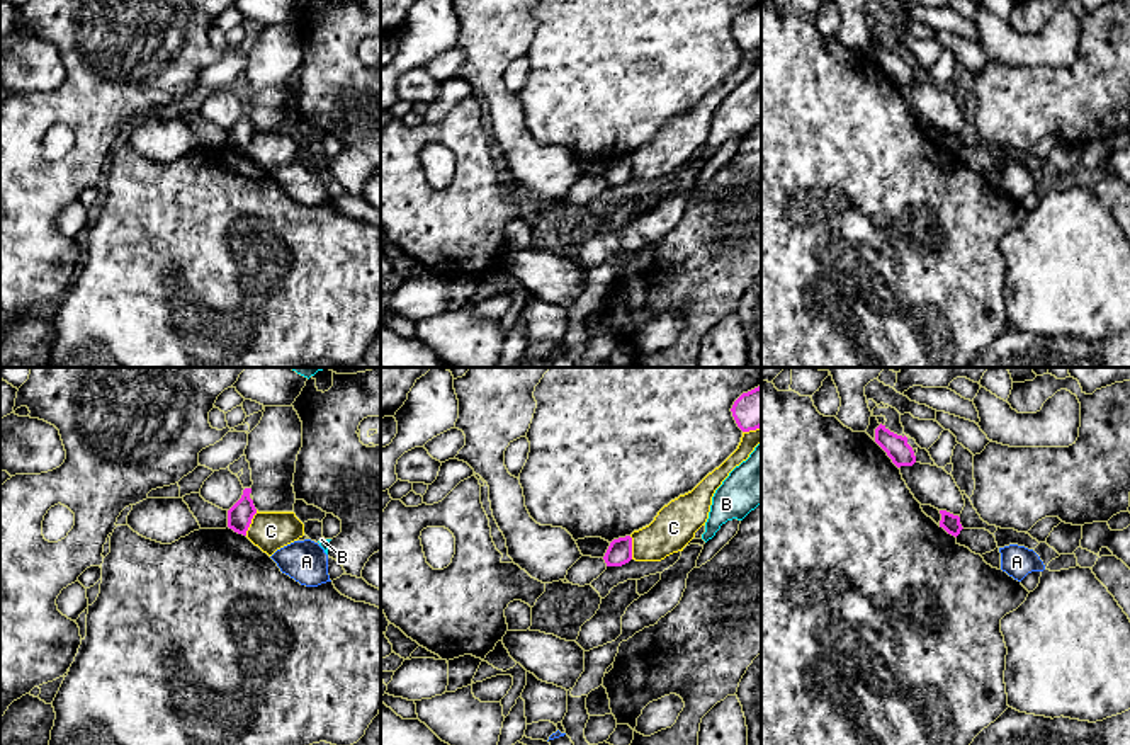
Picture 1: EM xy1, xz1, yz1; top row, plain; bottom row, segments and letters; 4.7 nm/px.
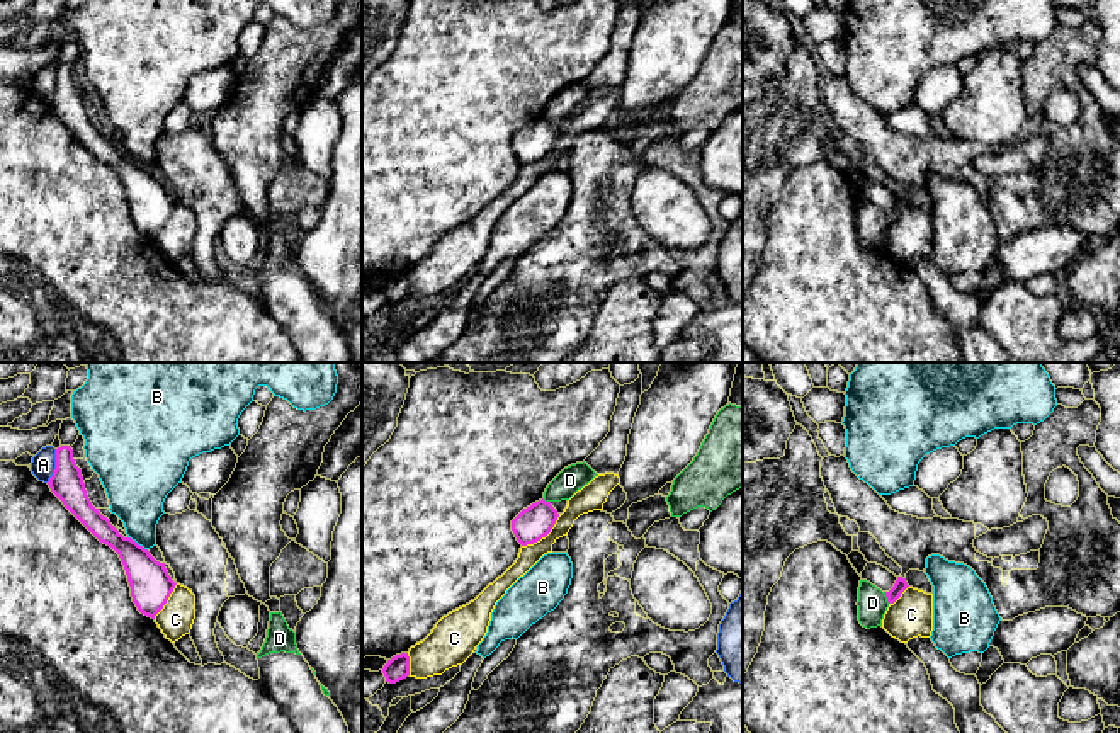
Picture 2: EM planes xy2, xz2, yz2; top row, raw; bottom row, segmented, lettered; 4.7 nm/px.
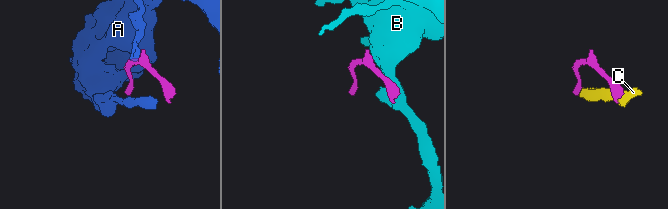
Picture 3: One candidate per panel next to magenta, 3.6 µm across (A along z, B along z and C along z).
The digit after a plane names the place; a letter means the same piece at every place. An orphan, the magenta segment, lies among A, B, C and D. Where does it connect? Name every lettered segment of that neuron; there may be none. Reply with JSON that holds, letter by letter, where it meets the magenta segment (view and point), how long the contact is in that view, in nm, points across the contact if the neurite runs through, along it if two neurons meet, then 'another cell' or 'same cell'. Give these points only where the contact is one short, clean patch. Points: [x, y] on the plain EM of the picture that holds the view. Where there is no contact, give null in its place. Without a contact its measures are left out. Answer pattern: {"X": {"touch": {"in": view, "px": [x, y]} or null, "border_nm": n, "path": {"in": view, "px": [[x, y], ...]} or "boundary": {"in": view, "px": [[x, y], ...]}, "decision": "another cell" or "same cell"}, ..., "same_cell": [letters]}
{"A": {"touch": {"in": "xy2", "px": [56, 85]}, "border_nm": 170, "boundary": {"in": "xy2", "px": [[56, 68], [56, 87], [46, 101]]}, "decision": "another cell"}, "B": {"touch": {"in": "xy2", "px": [136, 162]}, "border_nm": 120, "decision": "another cell"}, "C": {"touch": {"in": "xz2", "px": [544, 155]}, "border_nm": 240, "decision": "another cell"}, "D": {"touch": {"in": "yz2", "px": [886, 215]}, "border_nm": 60, "path": {"in": "yz2", "px": [[901, 203], [886, 215], [872, 221]]}, "decision": "same cell"}, "same_cell": ["D"]}

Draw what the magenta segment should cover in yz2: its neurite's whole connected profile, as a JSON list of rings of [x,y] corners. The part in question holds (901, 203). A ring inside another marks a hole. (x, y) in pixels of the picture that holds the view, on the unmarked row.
[[[897,196],[889,211],[882,211],[867,199],[860,199],[857,221],[860,243],[867,248],[882,245],[887,226],[894,223],[908,206],[902,196]]]

